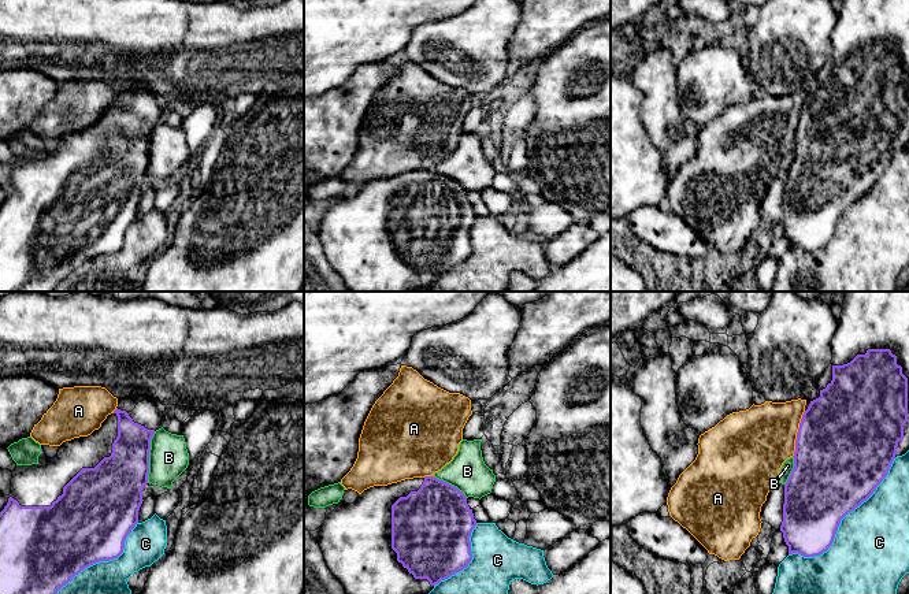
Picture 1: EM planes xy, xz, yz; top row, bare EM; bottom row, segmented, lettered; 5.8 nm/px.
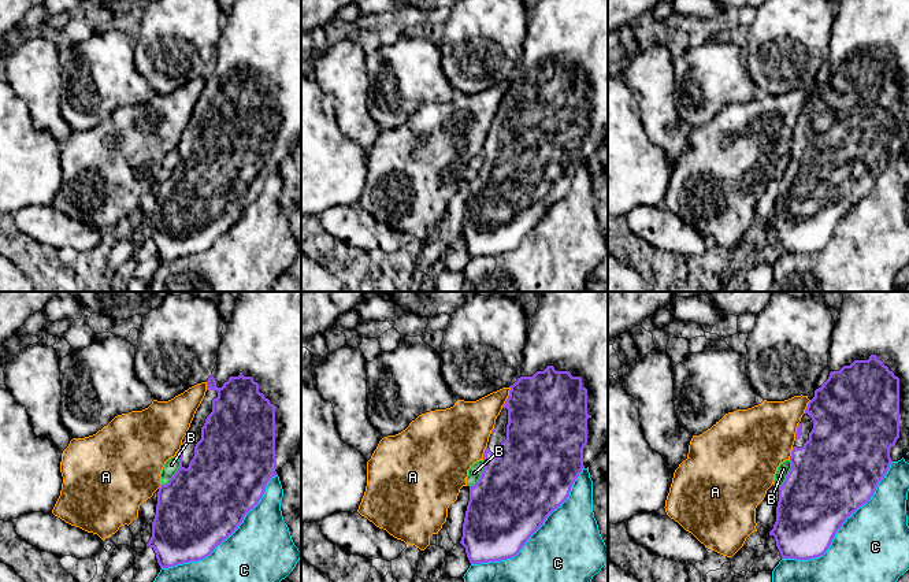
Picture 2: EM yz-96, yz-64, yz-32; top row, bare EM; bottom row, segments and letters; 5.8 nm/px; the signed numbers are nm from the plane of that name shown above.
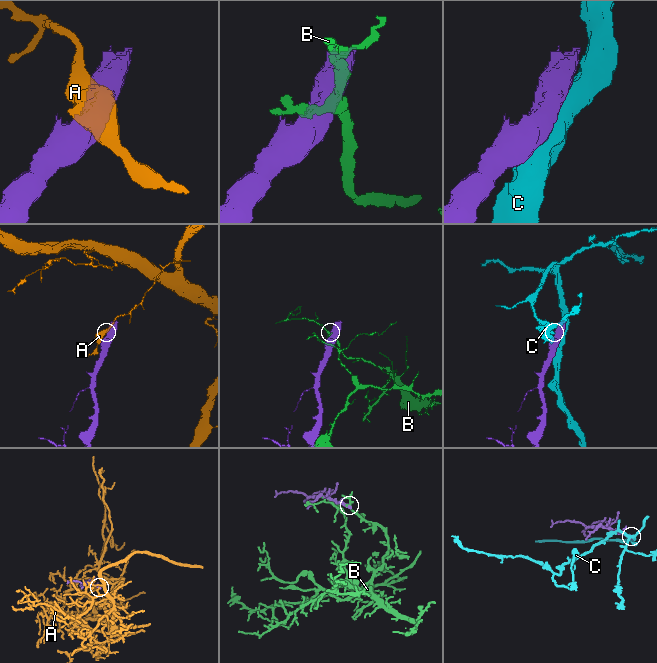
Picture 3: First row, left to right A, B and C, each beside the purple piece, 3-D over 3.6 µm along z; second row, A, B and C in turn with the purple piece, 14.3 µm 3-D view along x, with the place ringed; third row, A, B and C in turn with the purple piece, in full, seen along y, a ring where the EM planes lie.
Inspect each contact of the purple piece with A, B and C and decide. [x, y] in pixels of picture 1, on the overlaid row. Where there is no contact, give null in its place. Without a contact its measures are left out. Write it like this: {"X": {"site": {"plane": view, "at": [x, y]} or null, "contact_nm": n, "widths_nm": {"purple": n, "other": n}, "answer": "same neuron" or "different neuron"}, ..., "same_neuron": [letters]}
{"A": {"site": {"plane": "yz", "at": [797, 434]}, "contact_nm": 280, "widths_nm": {"purple": 500, "other": 400}, "answer": "different neuron"}, "B": {"site": {"plane": "xy", "at": [148, 457]}, "contact_nm": 300, "widths_nm": {"purple": 320, "other": 240}, "answer": "different neuron"}, "C": {"site": {"plane": "yz", "at": [841, 519]}, "contact_nm": 850, "widths_nm": {"purple": 460, "other": 440}, "answer": "different neuron"}, "same_neuron": []}

